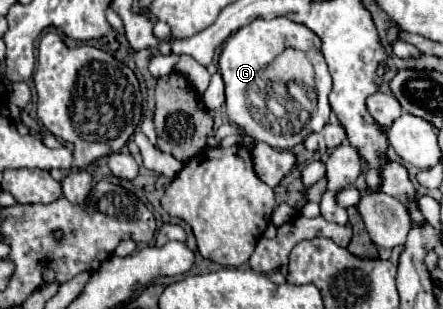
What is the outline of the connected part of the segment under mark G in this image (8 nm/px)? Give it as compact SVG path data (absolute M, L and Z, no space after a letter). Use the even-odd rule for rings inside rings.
M282 16L274 20L258 18L232 34L224 42L222 54L218 58L230 122L238 124L246 134L254 136L256 142L266 142L272 148L292 148L302 142L310 132L316 132L322 124L326 124L328 116L318 112L318 104L328 102L332 80L320 52L320 44L320 38L310 28ZM284 48L298 48L306 52L310 68L306 68L304 78L298 78L294 72L284 72L282 76L282 70L276 72L276 68L268 68L268 64L280 52L284 52Z

